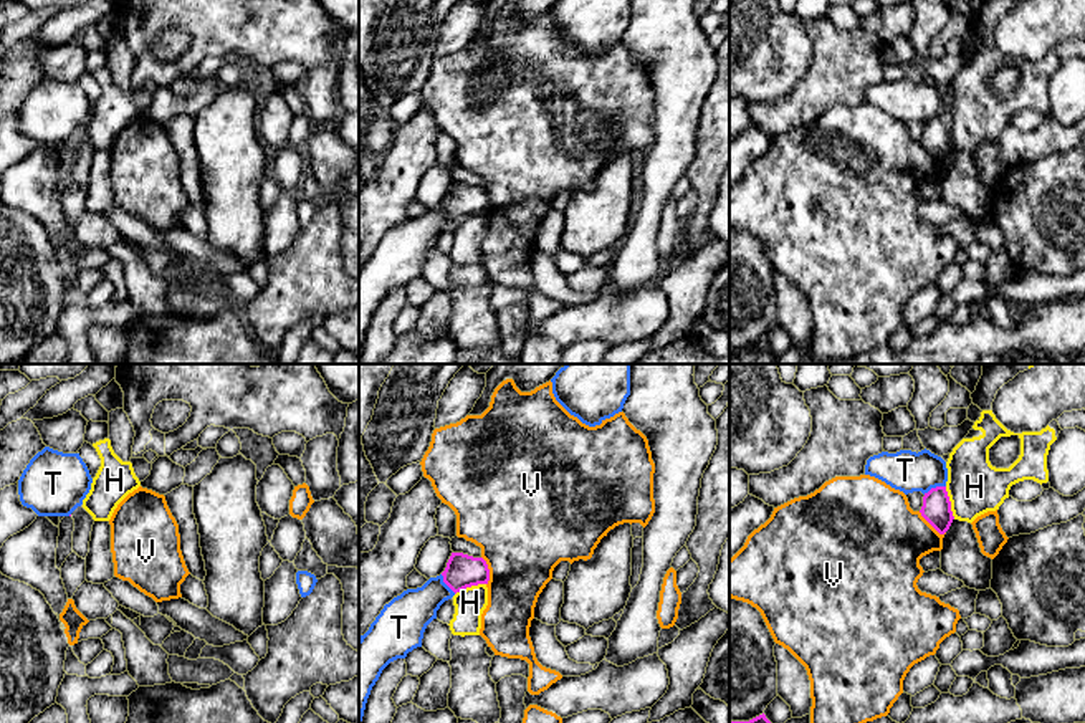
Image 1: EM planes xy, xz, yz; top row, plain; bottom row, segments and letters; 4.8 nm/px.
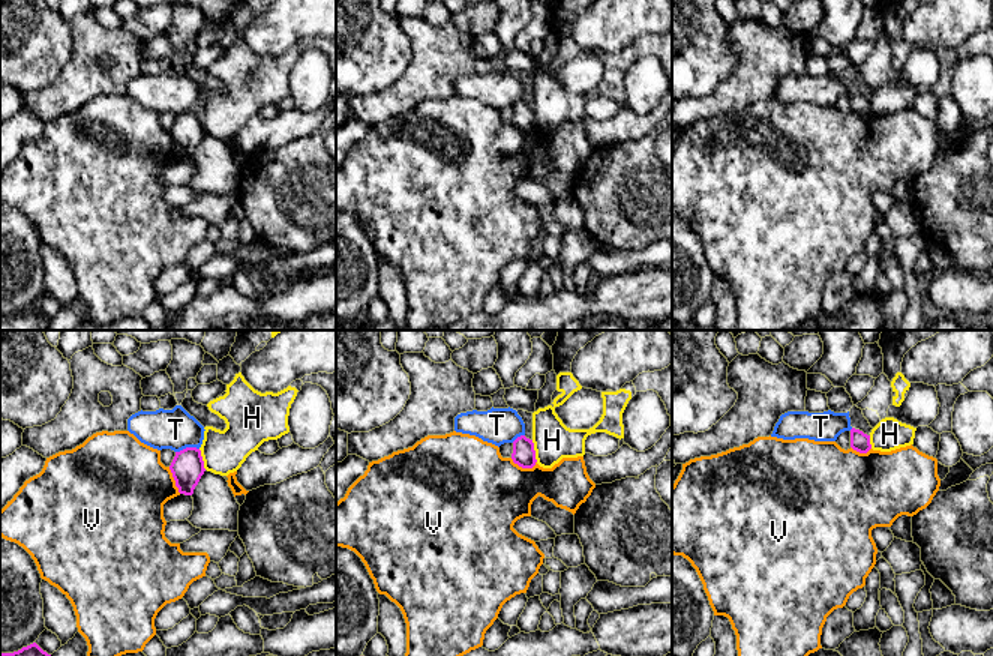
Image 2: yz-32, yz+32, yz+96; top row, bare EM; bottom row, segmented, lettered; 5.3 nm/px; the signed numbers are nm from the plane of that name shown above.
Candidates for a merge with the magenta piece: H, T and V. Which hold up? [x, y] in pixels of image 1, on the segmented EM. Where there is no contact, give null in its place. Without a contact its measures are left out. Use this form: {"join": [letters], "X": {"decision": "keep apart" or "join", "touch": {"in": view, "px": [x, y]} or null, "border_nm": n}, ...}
{"join": [], "H": {"decision": "keep apart", "touch": {"in": "yz", "px": [950, 503]}, "border_nm": 170}, "T": {"decision": "keep apart", "touch": {"in": "yz", "px": [933, 488]}, "border_nm": 120}, "V": {"decision": "keep apart", "touch": {"in": "yz", "px": [932, 525]}, "border_nm": 170}}

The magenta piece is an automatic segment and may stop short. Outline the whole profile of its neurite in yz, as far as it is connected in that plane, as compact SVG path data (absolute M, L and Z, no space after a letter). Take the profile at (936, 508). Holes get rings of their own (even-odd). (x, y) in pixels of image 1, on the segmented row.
M946 486L925 493L920 513L939 534L944 534L954 520Z

